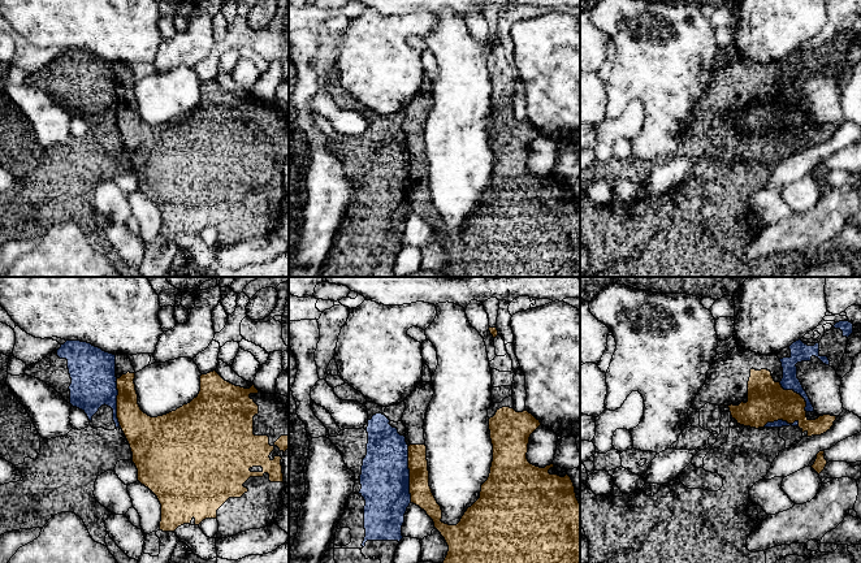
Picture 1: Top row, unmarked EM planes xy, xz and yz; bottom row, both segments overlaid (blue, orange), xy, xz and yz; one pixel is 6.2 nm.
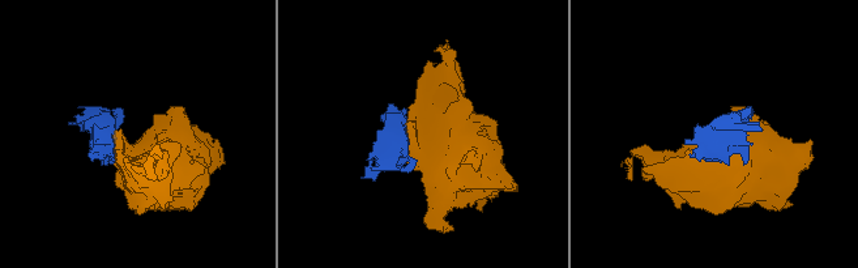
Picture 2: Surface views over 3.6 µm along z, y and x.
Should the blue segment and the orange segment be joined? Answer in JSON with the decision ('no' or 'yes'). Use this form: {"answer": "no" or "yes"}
{"answer": "yes"}

